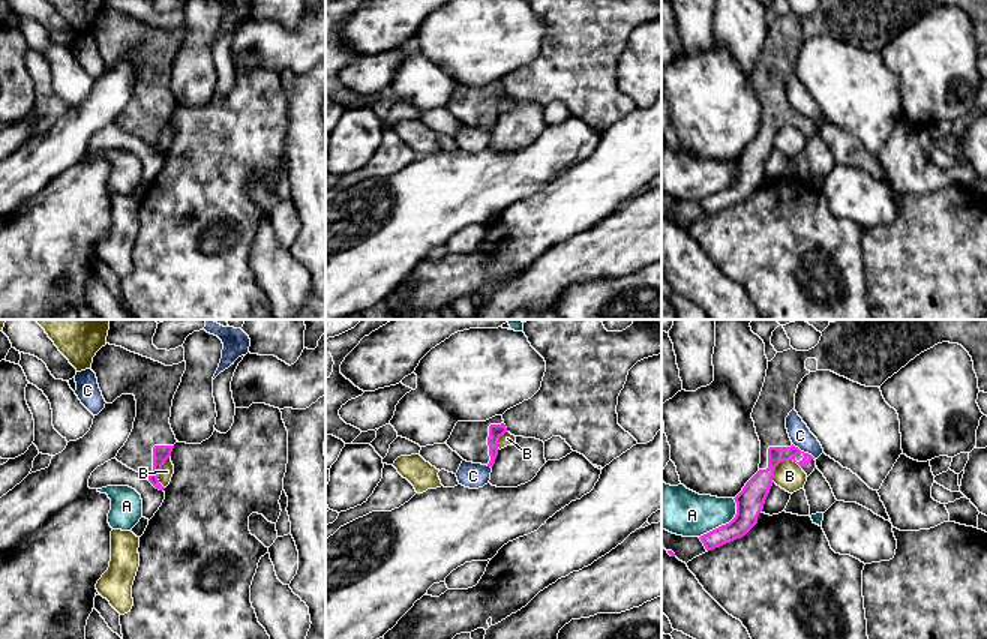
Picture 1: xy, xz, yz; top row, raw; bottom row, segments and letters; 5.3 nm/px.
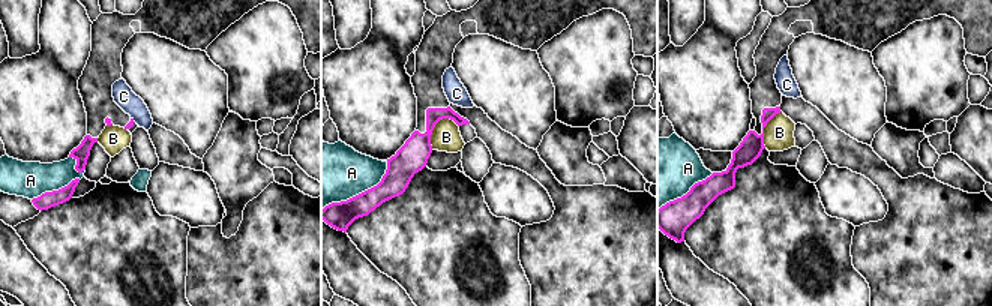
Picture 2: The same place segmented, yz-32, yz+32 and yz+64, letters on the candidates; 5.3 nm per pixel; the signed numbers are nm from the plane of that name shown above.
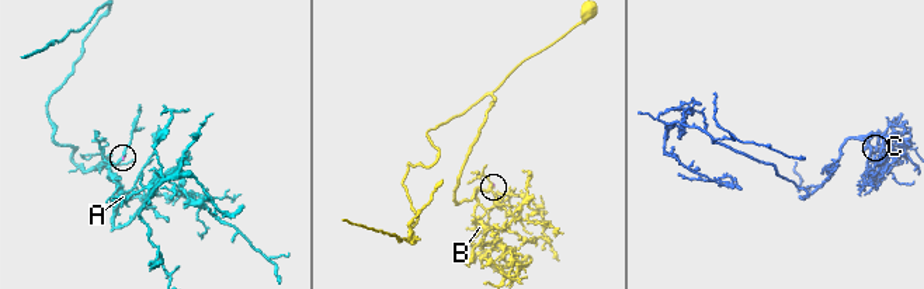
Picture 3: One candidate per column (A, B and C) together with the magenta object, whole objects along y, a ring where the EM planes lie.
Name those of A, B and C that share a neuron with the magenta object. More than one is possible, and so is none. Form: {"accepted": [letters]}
{"accepted": []}

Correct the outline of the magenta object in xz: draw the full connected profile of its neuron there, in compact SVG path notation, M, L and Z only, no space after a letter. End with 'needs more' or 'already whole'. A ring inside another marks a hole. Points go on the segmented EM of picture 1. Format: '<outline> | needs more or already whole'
M502 416L486 422L458 422L447 446L464 460L494 466L498 440L507 432Z | needs more

